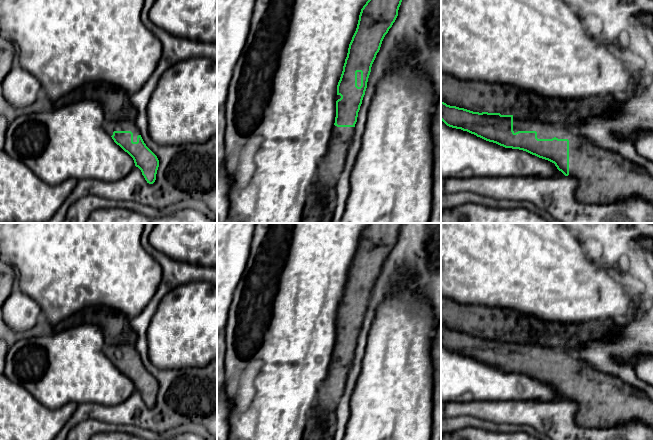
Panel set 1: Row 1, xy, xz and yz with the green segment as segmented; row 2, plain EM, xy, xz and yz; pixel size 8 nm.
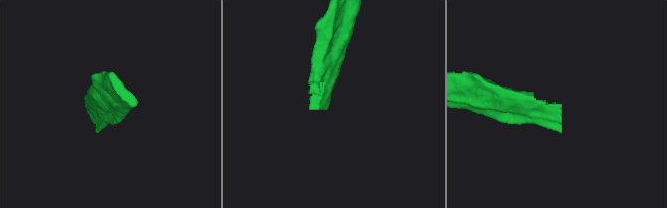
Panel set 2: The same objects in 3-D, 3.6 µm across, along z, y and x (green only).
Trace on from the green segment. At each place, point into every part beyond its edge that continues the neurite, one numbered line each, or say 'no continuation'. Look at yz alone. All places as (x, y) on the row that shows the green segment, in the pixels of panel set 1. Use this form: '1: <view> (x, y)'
1: yz (604, 177)

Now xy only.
1: xy (122, 124)

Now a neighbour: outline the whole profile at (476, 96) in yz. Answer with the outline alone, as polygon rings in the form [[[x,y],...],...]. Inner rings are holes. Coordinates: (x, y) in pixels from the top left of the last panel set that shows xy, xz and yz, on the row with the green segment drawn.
[[[441,72],[441,101],[447,105],[473,112],[522,113],[527,120],[535,120],[551,125],[576,126],[580,121],[589,117],[601,116],[611,111],[615,105],[616,98],[613,95],[596,95],[584,98],[548,98],[533,92],[517,89],[512,85],[460,80]]]

